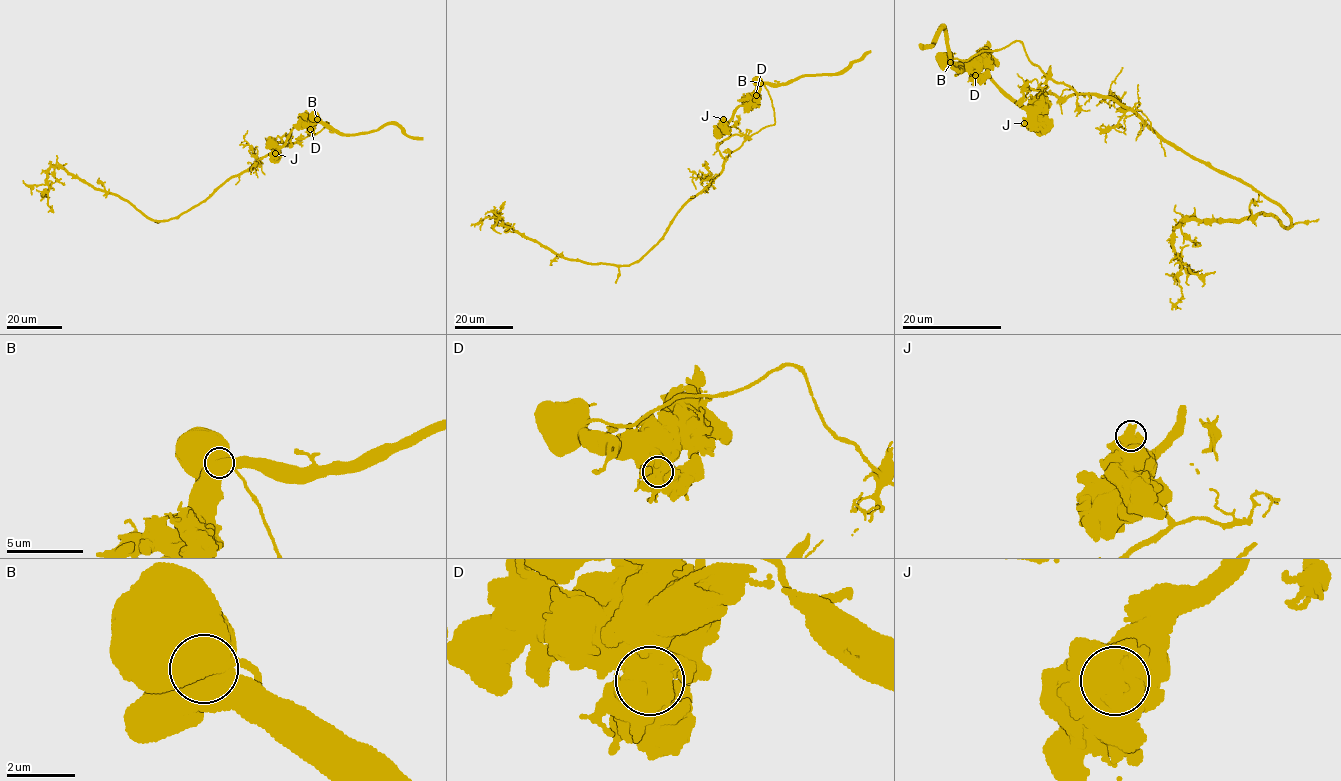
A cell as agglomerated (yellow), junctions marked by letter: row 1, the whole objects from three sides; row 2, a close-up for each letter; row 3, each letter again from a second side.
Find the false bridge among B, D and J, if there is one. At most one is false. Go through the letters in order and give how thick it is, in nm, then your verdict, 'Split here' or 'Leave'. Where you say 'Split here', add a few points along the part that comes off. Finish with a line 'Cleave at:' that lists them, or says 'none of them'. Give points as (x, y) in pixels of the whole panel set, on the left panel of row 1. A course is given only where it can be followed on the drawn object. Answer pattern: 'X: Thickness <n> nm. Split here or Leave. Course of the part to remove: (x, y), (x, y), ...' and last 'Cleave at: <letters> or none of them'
B: Thickness 700 nm. Split here. Course of the part to remove: (316, 119), (328, 123), (255, 160), (177, 217), (151, 220), (55, 166), (47, 172), (54, 212)
D: Thickness 700 nm. Leave
J: Thickness 850 nm. Leave
Cleave at: B

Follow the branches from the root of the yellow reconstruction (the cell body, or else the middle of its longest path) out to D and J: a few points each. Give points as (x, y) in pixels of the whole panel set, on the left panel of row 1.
D: (313, 116), (310, 129)
J: (313, 116), (311, 122), (297, 123), (275, 153)

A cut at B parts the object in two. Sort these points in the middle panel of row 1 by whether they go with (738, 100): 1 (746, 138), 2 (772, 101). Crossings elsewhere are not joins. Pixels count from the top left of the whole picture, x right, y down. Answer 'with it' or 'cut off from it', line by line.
1: cut off from it
2: cut off from it

